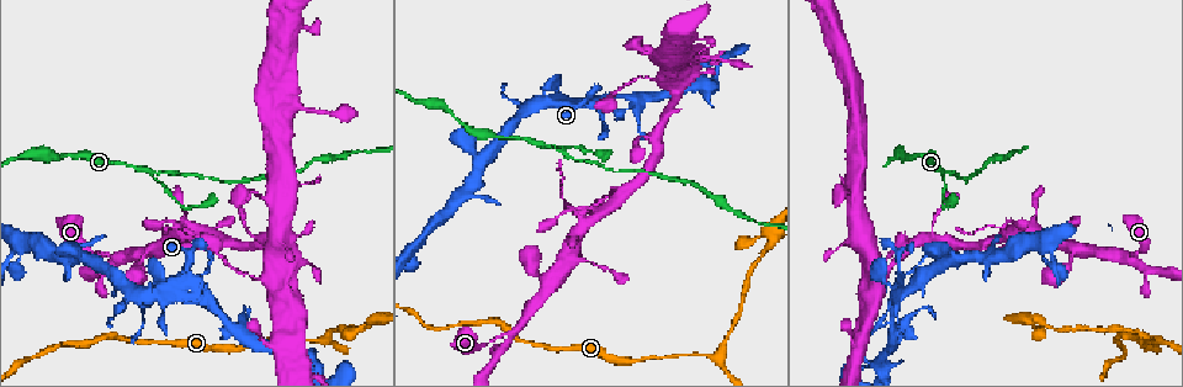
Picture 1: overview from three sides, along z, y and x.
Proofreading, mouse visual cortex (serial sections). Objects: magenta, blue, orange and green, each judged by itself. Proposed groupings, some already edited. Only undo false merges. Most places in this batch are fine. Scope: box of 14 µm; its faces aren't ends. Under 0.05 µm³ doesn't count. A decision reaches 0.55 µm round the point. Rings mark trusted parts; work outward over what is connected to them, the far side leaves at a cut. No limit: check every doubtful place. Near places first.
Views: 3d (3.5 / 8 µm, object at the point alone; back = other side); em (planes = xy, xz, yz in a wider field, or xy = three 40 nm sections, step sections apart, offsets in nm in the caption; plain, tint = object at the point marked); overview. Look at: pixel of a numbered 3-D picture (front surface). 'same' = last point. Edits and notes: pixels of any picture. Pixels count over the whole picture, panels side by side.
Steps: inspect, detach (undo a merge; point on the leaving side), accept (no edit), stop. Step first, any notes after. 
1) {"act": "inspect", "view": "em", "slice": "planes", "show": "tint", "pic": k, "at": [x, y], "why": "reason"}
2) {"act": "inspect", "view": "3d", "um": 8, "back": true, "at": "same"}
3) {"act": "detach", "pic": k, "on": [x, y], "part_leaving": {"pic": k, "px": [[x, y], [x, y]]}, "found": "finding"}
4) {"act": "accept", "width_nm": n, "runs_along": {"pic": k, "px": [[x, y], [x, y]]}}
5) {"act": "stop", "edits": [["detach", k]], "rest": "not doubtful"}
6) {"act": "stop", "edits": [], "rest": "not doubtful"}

{"act": "inspect", "view": "3d", "um": 3.5, "pic": 1, "at": [548, 145], "why": "a fork"}

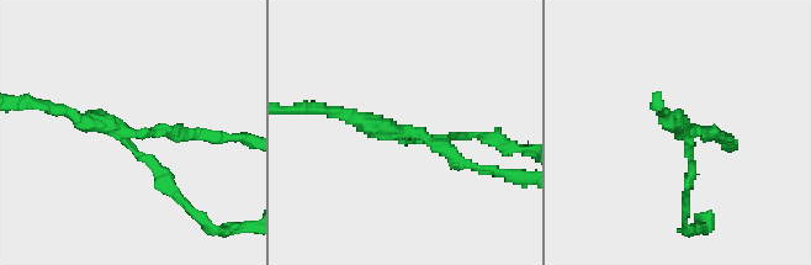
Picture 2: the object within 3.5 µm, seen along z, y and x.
{"act": "inspect", "view": "em", "slice": "xy", "step": 2, "show": "tint", "pic": 2, "at": [399, 131], "arms": 3, "arm_widths_nm": [150, 150, 200]}

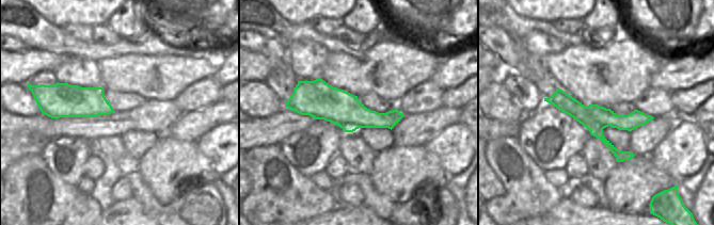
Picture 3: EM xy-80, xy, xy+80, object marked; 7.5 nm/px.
{"act": "accept", "runs_along": {"pic": 3, "px": [[288, 105], [399, 115]]}, "found": "all the same cell"}

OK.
{"act": "inspect", "view": "3d", "um": 3.5, "pic": 1, "at": [1131, 257], "why": "thick turns thin"}

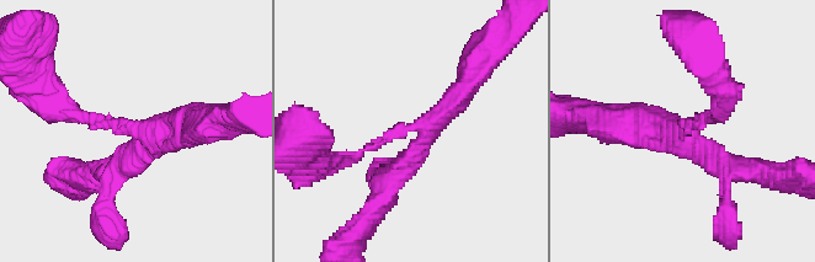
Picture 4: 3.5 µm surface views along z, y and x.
{"act": "inspect", "view": "em", "slice": "planes", "show": "tint", "pic": 4, "at": [428, 125], "arms": 3, "arm_widths_nm": [150, 300, 300], "why": "now the EM"}

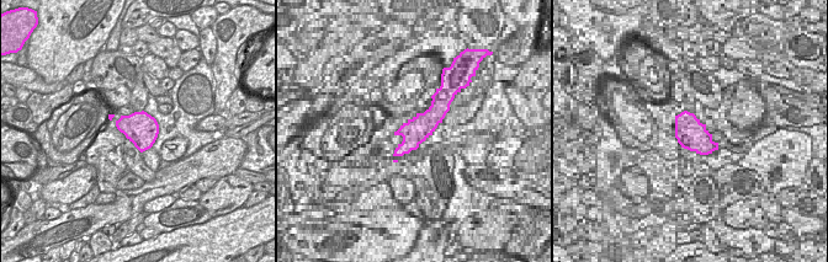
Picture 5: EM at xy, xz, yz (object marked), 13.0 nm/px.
{"act": "accept", "runs_along": {"pic": 4, "px": [[355, 156], [437, 118], [479, 64]]}, "found": "all the same cell"}

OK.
{"act": "inspect", "view": "3d", "um": 3.5, "pic": 1, "at": [898, 268], "why": "thin neck"}

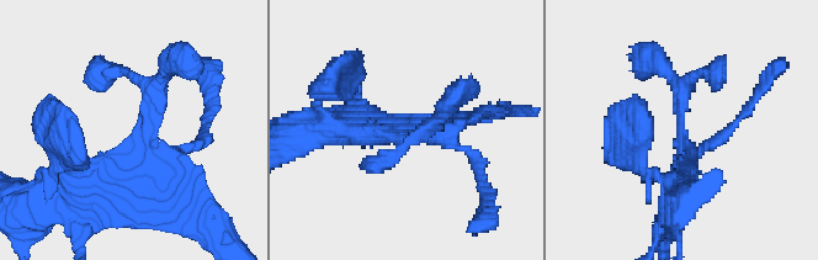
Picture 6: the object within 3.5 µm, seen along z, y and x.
{"act": "inspect", "view": "em", "slice": "planes", "show": "tint", "pic": 6, "at": [155, 126]}

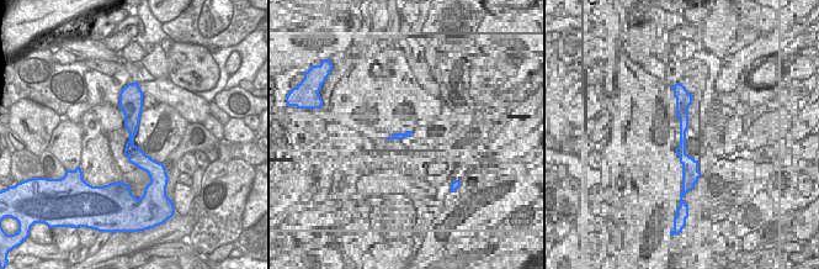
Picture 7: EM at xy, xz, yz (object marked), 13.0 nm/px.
{"act": "accept", "runs_along": {"pic": 7, "px": [[127, 94], [131, 149], [148, 168]]}, "found": "all the same cell"}

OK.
{"act": "inspect", "view": "3d", "um": 8, "pic": 1, "at": [1045, 244], "why": "sudden change in width"}

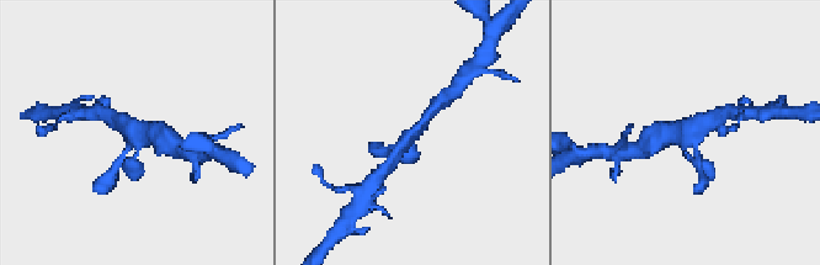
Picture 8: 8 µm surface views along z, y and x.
{"act": "inspect", "view": "3d", "um": 3.5, "back": true, "pic": 8, "at": [688, 136]}

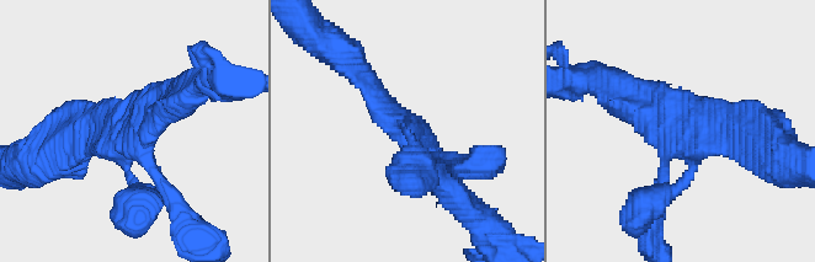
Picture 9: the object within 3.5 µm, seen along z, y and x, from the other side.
{"act": "accept", "arm_widths_nm": [150, 150, 300, 350], "runs_along": {"pic": 9, "px": [[746, 135], [686, 139], [692, 170], [654, 199]]}, "found": "one cell here"}

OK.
{"act": "inspect", "view": "em", "slice": "planes", "show": "tint", "pic": 1, "at": [558, 214]}

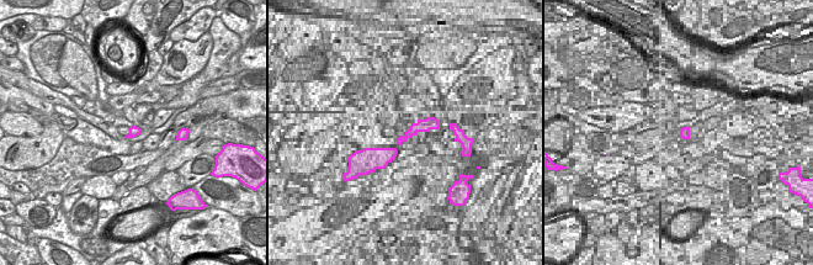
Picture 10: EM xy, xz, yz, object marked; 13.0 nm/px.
{"act": "inspect", "view": "3d", "um": 3.5, "at": "same"}

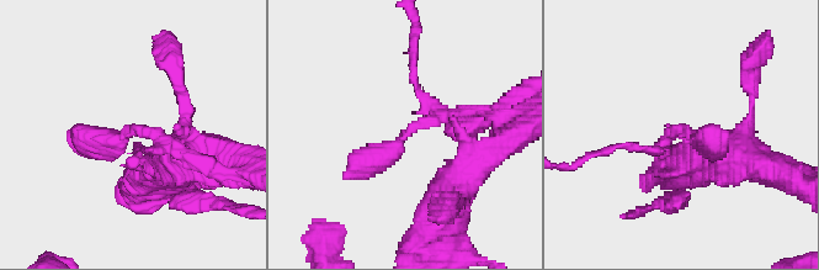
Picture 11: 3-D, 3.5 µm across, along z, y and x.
{"act": "accept", "runs_along": {"pic": 11, "px": [[468, 144], [442, 116], [344, 176]]}, "found": "continuous, no second cell"}

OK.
{"act": "inspect", "view": "3d", "um": 3.5, "pic": 1, "at": [1156, 336], "why": "three arms meet"}

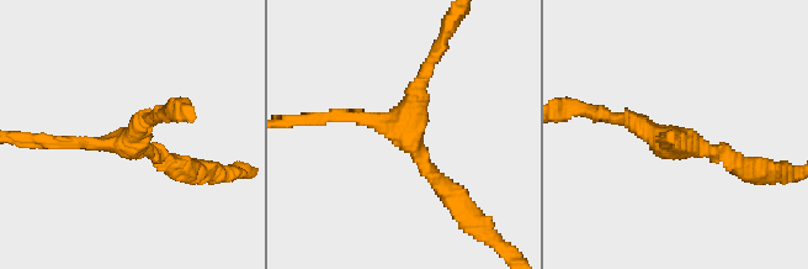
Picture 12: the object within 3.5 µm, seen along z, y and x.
{"act": "inspect", "view": "em", "slice": "xy", "step": 2, "show": "tint", "pic": 12, "at": [120, 144], "arms": 3, "arm_widths_nm": [150, 200, 200]}

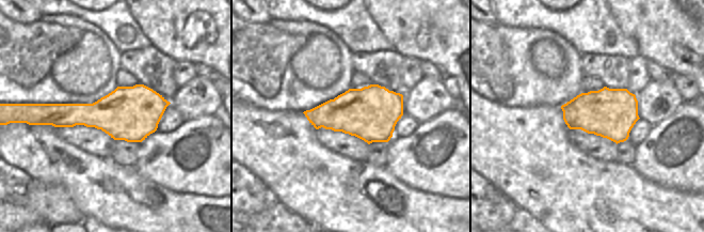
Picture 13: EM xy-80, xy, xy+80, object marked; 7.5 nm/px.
{"act": "accept", "runs_along": {"pic": 12, "px": [[314, 120], [398, 124], [431, 61]]}, "found": "continuous, no second cell"}

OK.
{"act": "stop", "edits": [], "rest": "not doubtful"}

